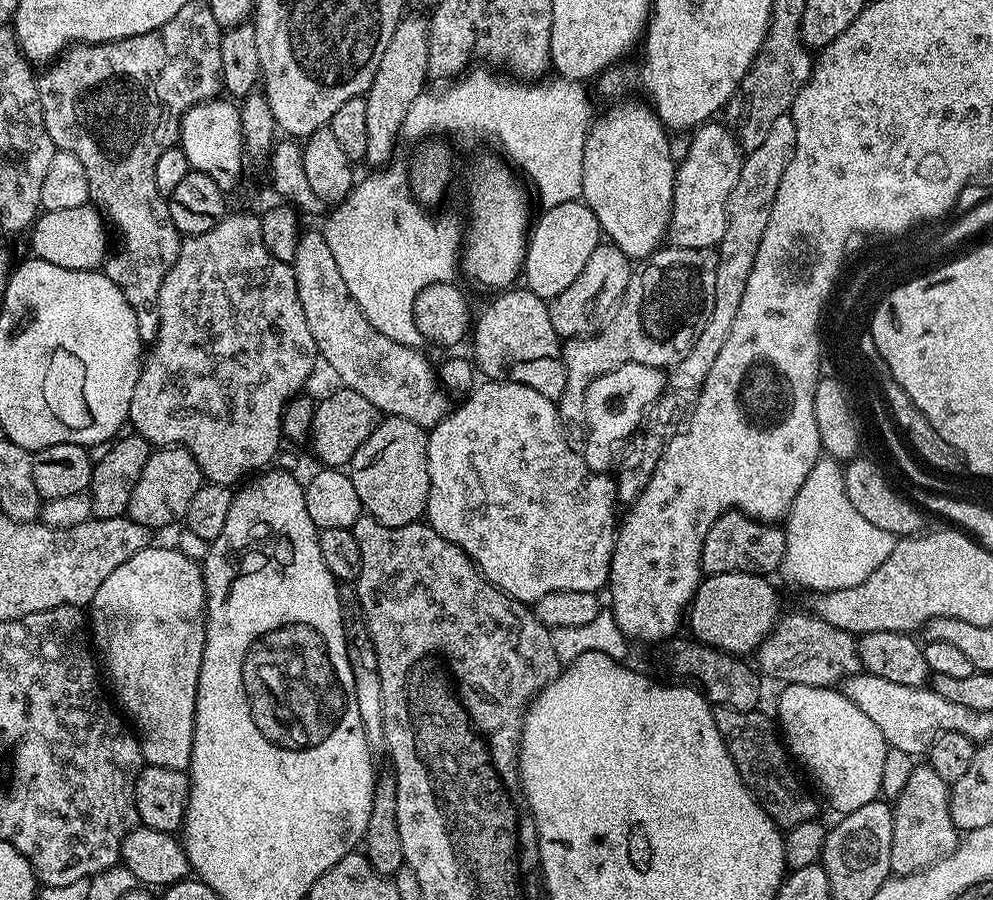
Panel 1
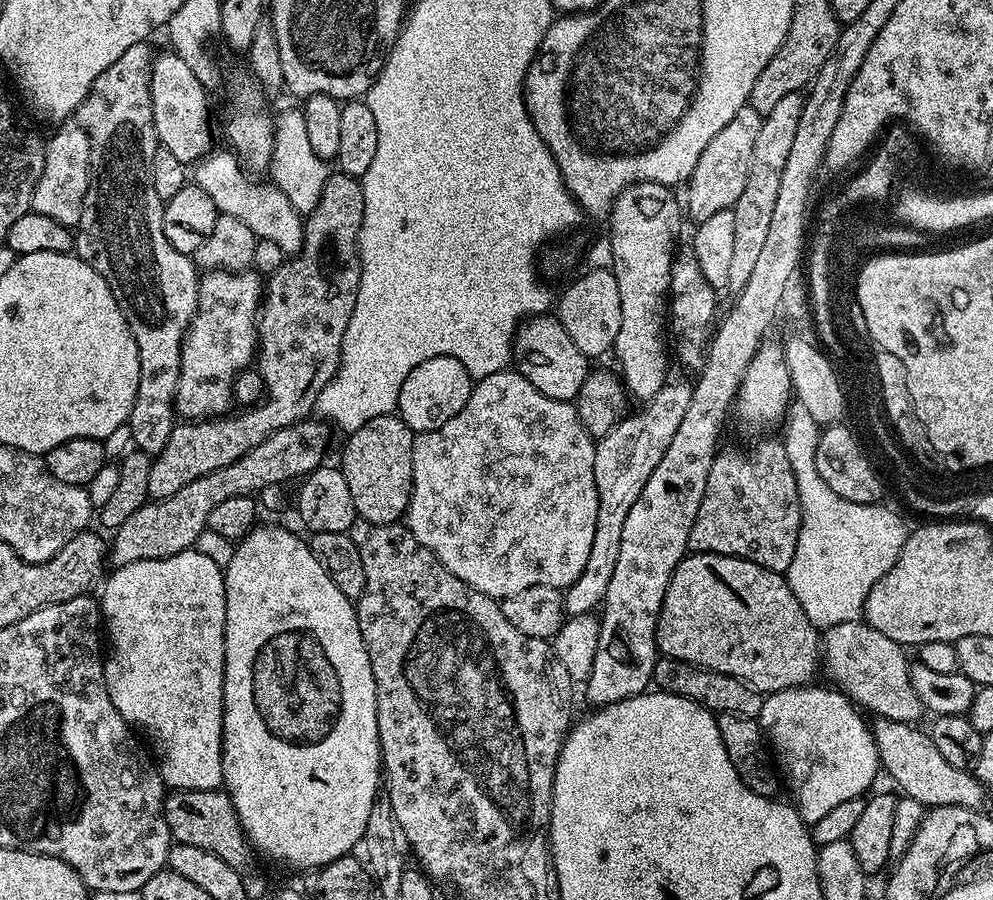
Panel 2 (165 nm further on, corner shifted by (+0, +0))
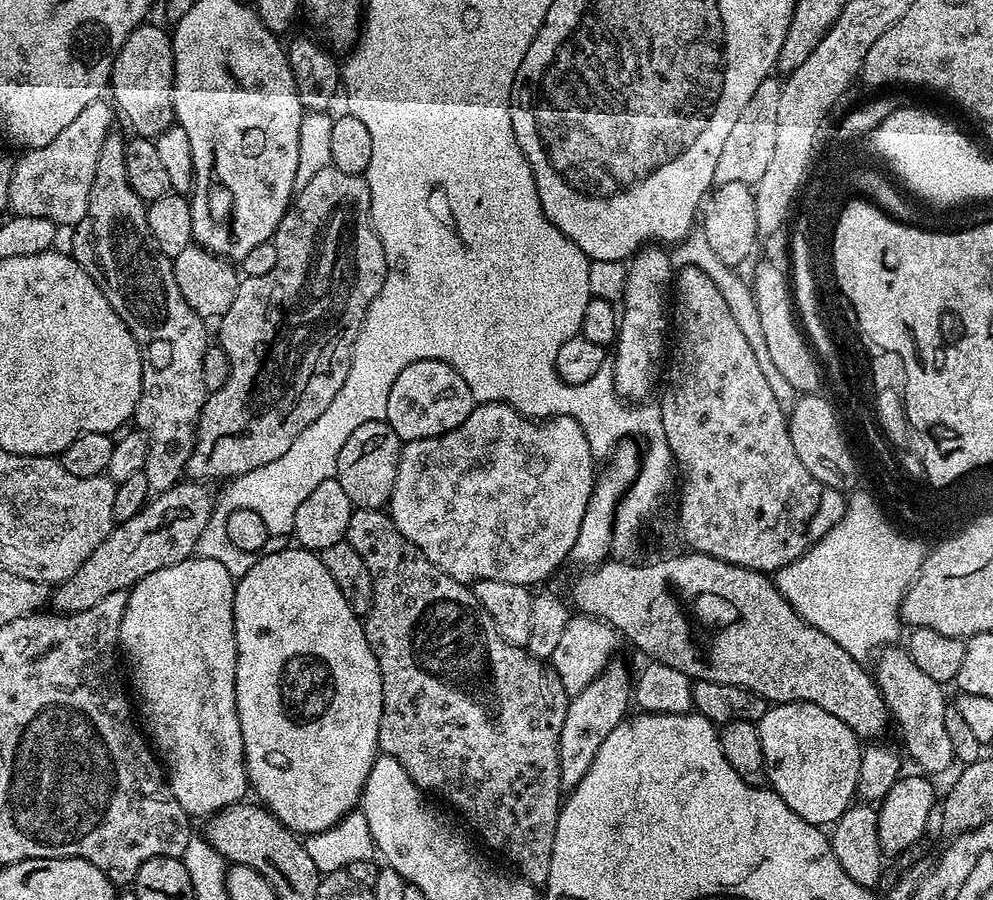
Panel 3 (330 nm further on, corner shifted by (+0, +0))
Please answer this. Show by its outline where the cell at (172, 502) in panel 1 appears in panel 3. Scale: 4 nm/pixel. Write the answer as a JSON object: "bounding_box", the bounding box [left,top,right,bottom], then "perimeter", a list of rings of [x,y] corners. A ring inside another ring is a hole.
{"bounding_box":[186,167,388,482],"perimeter":[[[327,167],[316,174],[304,188],[295,193],[294,199],[288,205],[282,222],[276,227],[274,243],[278,250],[278,262],[270,274],[262,274],[262,278],[250,278],[244,276],[240,281],[238,290],[234,294],[234,302],[230,302],[230,310],[226,310],[224,316],[219,317],[220,337],[218,343],[222,350],[226,350],[230,362],[230,374],[226,378],[226,386],[222,390],[211,393],[204,402],[204,409],[200,411],[200,419],[196,421],[196,441],[192,444],[192,453],[188,459],[186,476],[192,482],[213,482],[212,480],[227,481],[246,474],[250,470],[258,470],[258,466],[266,466],[266,462],[274,462],[274,458],[282,458],[290,446],[294,446],[294,438],[310,426],[330,406],[334,394],[342,390],[342,382],[346,382],[346,374],[350,374],[350,362],[352,361],[352,347],[360,333],[362,322],[368,313],[368,307],[372,305],[372,299],[382,290],[384,279],[388,273],[386,254],[382,250],[382,242],[378,234],[372,228],[370,215],[370,186],[364,176],[346,174],[334,167]]]}

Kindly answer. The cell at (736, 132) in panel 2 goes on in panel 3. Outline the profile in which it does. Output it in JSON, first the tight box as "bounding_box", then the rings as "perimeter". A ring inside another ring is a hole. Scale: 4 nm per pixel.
{"bounding_box":[714,75,781,186],"perimeter":[[[775,75],[766,77],[762,86],[754,90],[754,98],[746,102],[742,114],[738,114],[738,122],[730,130],[726,143],[722,146],[722,154],[718,158],[718,166],[714,166],[714,181],[716,184],[726,182],[742,182],[755,186],[766,174],[766,165],[774,155],[774,141],[778,134],[778,98],[780,97],[781,81]]]}

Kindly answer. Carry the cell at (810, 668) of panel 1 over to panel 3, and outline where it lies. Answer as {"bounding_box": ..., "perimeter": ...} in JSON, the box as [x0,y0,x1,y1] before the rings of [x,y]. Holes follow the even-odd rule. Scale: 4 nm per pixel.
{"bounding_box":[874,646,956,774],"perimeter":[[[889,646],[877,657],[878,664],[874,667],[874,679],[883,694],[891,719],[900,723],[904,731],[904,744],[924,774],[944,772],[954,764],[956,755],[954,746],[950,746],[950,738],[946,735],[946,710],[950,707],[946,700],[943,685],[922,674],[922,670],[914,662],[905,649]]]}

